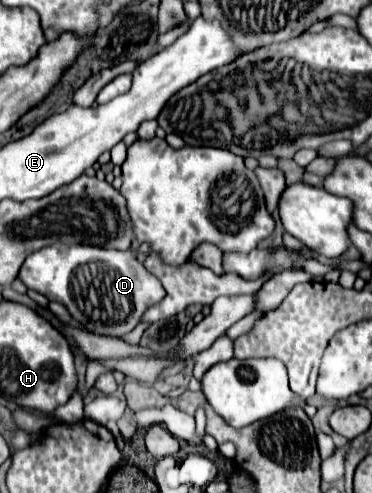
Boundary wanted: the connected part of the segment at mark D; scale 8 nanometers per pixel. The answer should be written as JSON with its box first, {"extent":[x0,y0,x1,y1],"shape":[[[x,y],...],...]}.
{"extent":[17,244,163,336],"shape":[[[53,244],[33,252],[23,262],[17,278],[49,300],[61,302],[75,320],[101,336],[123,336],[131,332],[141,314],[163,298],[163,286],[143,268],[131,250],[105,250],[87,244]]]}

